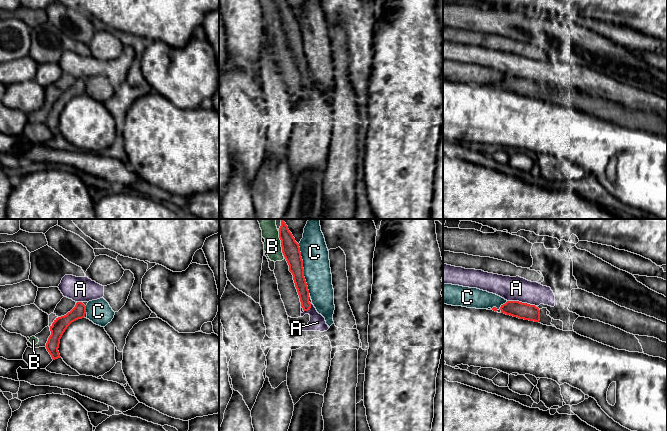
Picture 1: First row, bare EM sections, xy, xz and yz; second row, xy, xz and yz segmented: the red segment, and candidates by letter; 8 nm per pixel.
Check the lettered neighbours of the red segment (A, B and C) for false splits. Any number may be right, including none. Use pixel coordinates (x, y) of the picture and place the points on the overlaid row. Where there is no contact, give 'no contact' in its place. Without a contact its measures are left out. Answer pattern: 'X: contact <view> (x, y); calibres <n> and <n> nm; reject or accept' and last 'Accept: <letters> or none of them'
A: contact yz (521, 302); calibres 130 and 190 nm; reject
B: contact xz (281, 243); calibres 140 and 140 nm; reject
C: contact xz (303, 269); calibres 140 and 220 nm; reject
Accept: none of them

